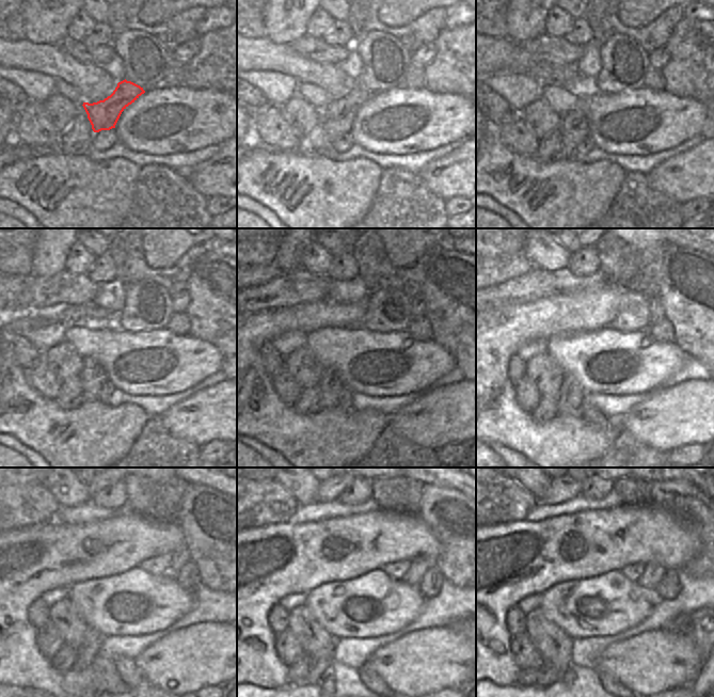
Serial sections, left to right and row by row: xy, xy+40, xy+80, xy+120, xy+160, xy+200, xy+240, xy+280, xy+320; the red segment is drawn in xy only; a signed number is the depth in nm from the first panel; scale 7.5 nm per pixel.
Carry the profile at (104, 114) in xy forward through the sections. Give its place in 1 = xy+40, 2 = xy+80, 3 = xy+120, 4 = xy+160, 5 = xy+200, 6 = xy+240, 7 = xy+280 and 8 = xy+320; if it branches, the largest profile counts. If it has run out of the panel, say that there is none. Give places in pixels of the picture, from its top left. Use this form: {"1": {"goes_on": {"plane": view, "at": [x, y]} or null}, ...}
{"1": {"goes_on": {"plane": "xy+40", "at": [337, 117]}}, "2": {"goes_on": {"plane": "xy+80", "at": [574, 127]}}, "3": {"goes_on": {"plane": "xy+120", "at": [93, 376]}}, "4": {"goes_on": {"plane": "xy+160", "at": [330, 384]}}, "5": {"goes_on": {"plane": "xy+200", "at": [571, 394]}}, "6": {"goes_on": {"plane": "xy+240", "at": [90, 647]}}, "7": {"goes_on": {"plane": "xy+280", "at": [318, 666]}}, "8": {"goes_on": {"plane": "xy+320", "at": [548, 675]}}}

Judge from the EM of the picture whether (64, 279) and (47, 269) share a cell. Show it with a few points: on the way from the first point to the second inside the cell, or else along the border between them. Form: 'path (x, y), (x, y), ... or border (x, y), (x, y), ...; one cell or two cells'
border (65, 268), (49, 276), (32, 275); two cells

